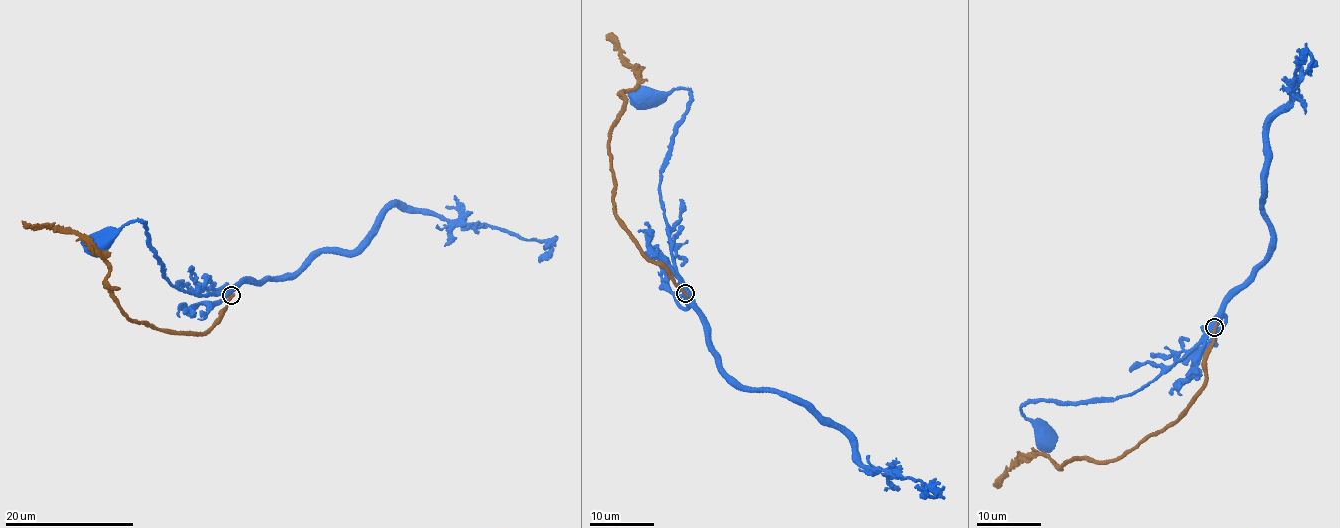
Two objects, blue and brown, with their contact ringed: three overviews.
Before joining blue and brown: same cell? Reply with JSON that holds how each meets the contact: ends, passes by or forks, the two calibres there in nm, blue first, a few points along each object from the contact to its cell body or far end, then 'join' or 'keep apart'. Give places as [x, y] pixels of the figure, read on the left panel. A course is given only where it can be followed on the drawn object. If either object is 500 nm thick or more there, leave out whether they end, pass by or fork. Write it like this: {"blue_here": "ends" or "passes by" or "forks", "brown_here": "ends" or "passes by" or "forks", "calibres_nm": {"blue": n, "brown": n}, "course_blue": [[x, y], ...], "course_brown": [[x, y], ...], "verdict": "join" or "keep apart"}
{"calibres_nm": {"blue": 700, "brown": 440}, "course_blue": [[230, 294], [225, 289], [192, 293], [175, 285], [162, 275], [140, 219], [100, 241]], "course_brown": [[231, 295], [220, 321], [200, 333], [155, 328], [117, 307], [105, 261], [93, 247], [45, 223], [21, 221]], "verdict": "keep apart"}

